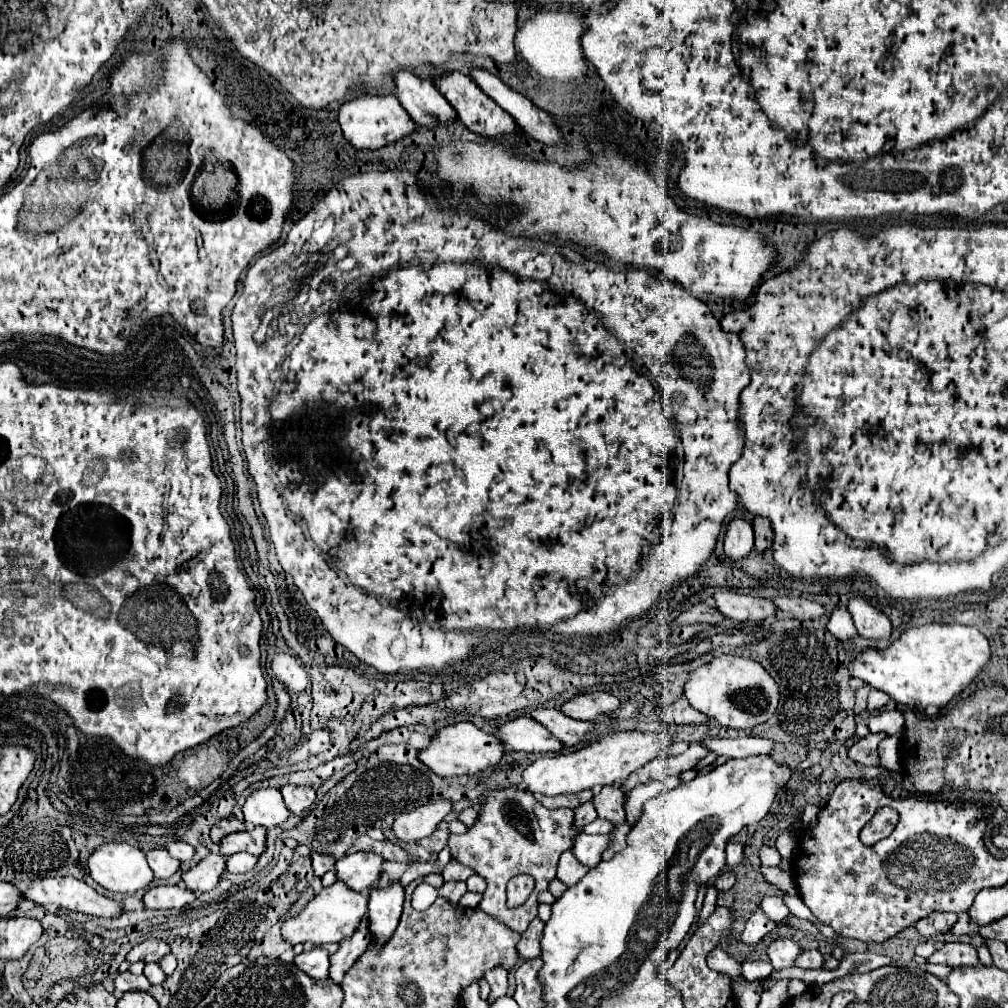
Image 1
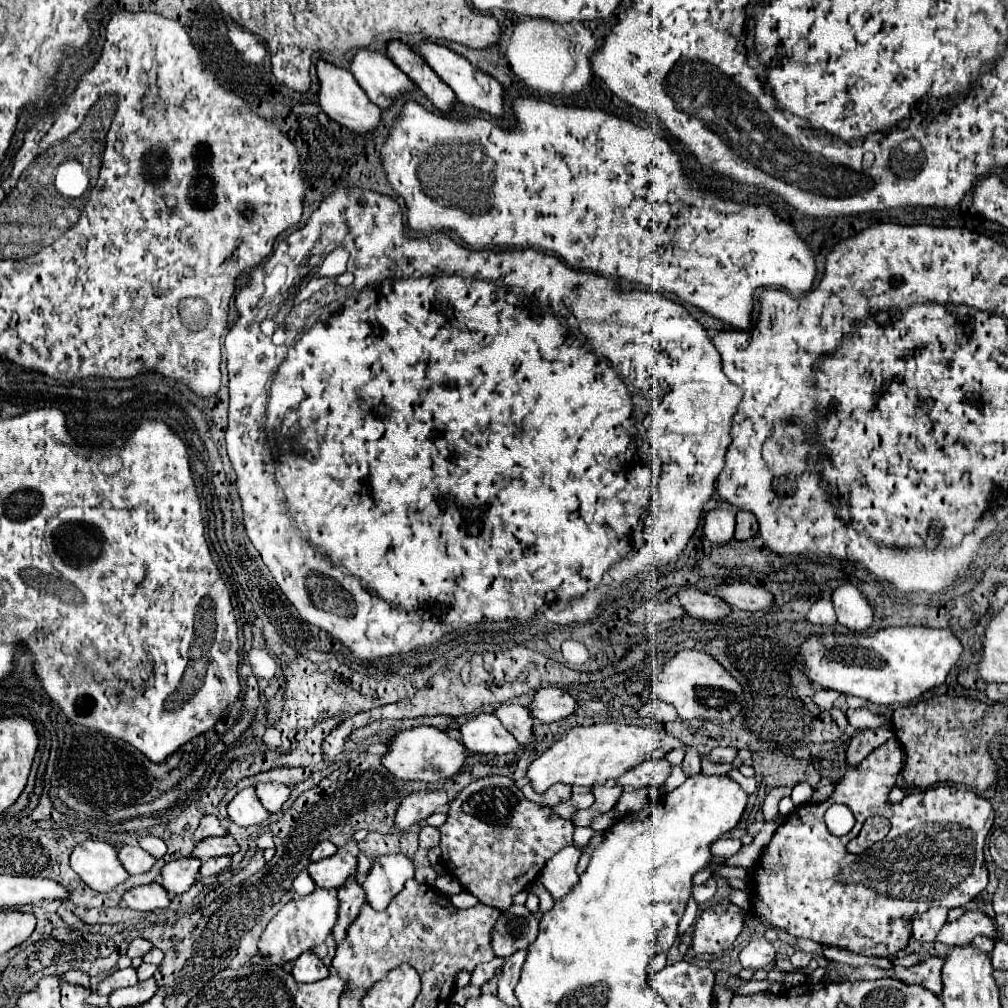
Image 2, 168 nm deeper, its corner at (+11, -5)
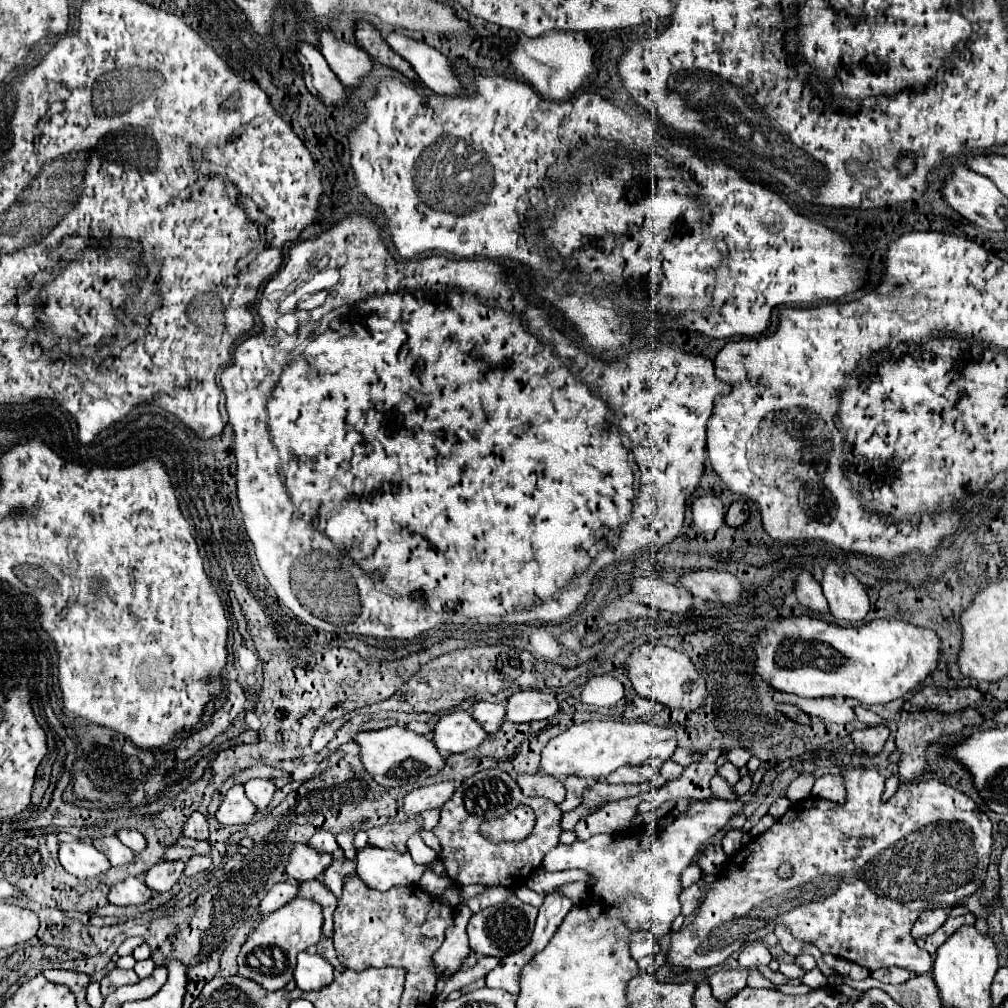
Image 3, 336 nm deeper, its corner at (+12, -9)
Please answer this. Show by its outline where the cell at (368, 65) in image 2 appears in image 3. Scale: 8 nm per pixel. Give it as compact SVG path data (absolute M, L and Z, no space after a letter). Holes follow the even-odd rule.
M328 30L320 32L320 44L328 66L346 88L360 88L362 78L368 78L370 70L374 70L374 58L368 52L360 46L338 42Z

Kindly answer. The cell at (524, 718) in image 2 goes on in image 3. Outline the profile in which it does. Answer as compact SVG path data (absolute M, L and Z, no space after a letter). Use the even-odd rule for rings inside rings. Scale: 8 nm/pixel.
M476 702L472 706L472 716L490 732L496 734L502 728L502 722L506 720L506 708L502 704L494 702Z

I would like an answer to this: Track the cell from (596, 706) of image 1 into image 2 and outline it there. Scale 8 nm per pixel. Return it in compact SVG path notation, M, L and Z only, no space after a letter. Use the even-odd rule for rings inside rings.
M539 688L529 704L531 714L539 722L555 722L575 712L577 702L561 688Z

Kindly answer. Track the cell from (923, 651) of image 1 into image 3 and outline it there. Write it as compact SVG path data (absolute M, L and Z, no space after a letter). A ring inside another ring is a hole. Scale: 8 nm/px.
M790 616L780 622L770 622L764 632L756 636L754 650L758 654L756 672L770 682L780 692L790 692L802 698L828 698L844 696L854 698L866 706L888 704L896 698L902 698L906 692L922 684L936 668L940 658L942 640L930 628L912 626L900 620L872 620L858 628L832 626L818 618L808 616Z

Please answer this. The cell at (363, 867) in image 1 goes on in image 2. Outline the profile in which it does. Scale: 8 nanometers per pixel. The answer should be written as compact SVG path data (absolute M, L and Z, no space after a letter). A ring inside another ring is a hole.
M337 850L331 858L323 858L319 862L307 864L307 872L311 874L313 882L319 888L327 888L327 890L339 888L349 876L355 874L355 868L357 868L357 858L343 850Z

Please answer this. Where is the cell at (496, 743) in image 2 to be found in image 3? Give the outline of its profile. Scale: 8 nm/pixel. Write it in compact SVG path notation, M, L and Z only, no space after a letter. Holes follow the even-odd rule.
M458 710L440 718L438 726L434 728L432 740L436 742L442 756L450 756L478 748L480 744L490 740L490 734L472 718L470 712Z

